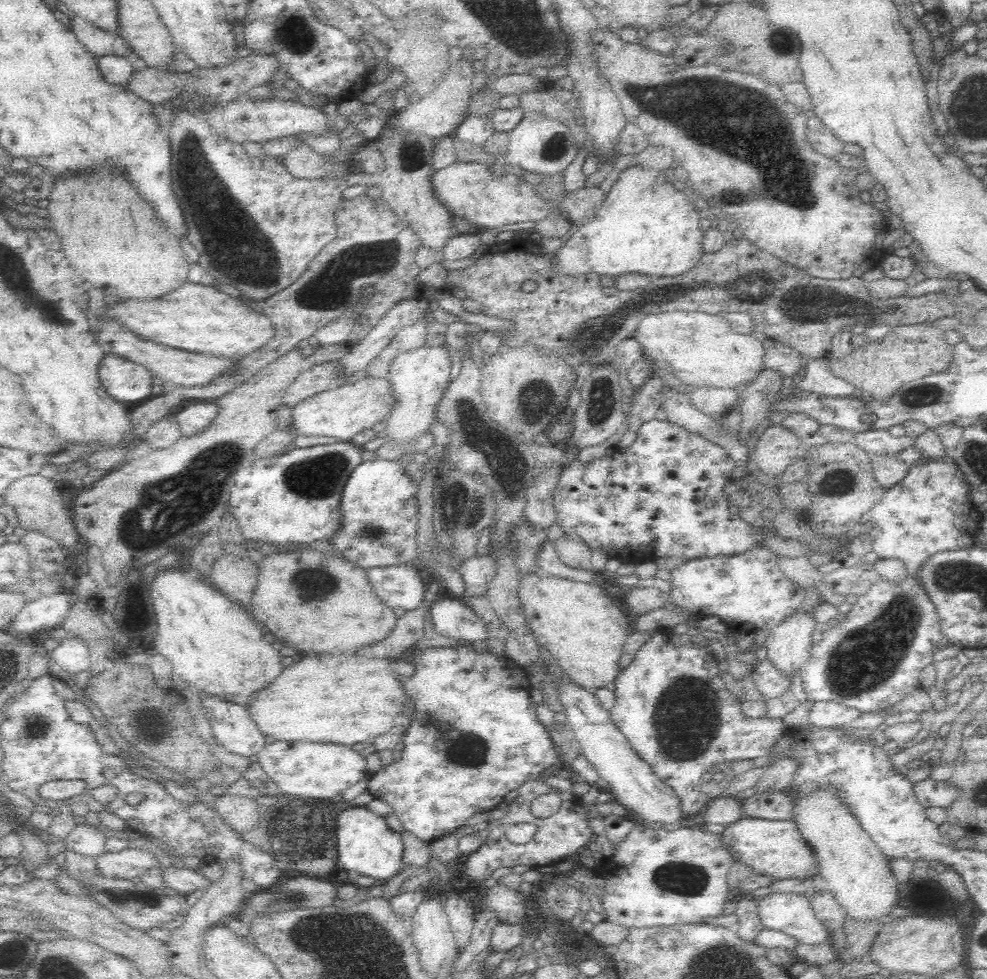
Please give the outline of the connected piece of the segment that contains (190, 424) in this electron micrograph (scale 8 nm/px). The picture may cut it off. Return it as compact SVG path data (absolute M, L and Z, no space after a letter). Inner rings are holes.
M196 402L175 414L180 433L183 437L191 437L204 432L212 424L218 407L214 402Z

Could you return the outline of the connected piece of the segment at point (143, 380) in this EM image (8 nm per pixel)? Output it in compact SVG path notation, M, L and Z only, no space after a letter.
M105 355L99 366L99 381L110 397L129 406L151 397L151 372L124 357Z

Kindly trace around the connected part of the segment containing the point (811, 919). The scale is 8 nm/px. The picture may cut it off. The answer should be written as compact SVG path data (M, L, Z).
M758 893L758 904L763 928L784 932L804 946L816 946L831 940L831 933L818 920L807 895Z

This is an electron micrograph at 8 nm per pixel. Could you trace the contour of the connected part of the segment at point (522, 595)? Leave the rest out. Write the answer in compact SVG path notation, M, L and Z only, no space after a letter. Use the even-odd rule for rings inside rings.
M532 573L531 575L524 575L519 580L518 600L520 603L521 611L527 618L528 627L537 639L537 643L544 650L548 657L554 658L558 662L558 666L563 668L563 671L569 676L574 682L578 683L582 688L588 690L596 690L599 688L615 690L615 682L618 675L622 672L623 668L619 666L619 658L623 655L623 646L628 638L628 635L634 632L633 621L628 617L628 614L624 614L606 594L600 586L594 586L594 584L584 584L582 582L573 582L572 580L564 580L560 577L550 577L544 573Z

